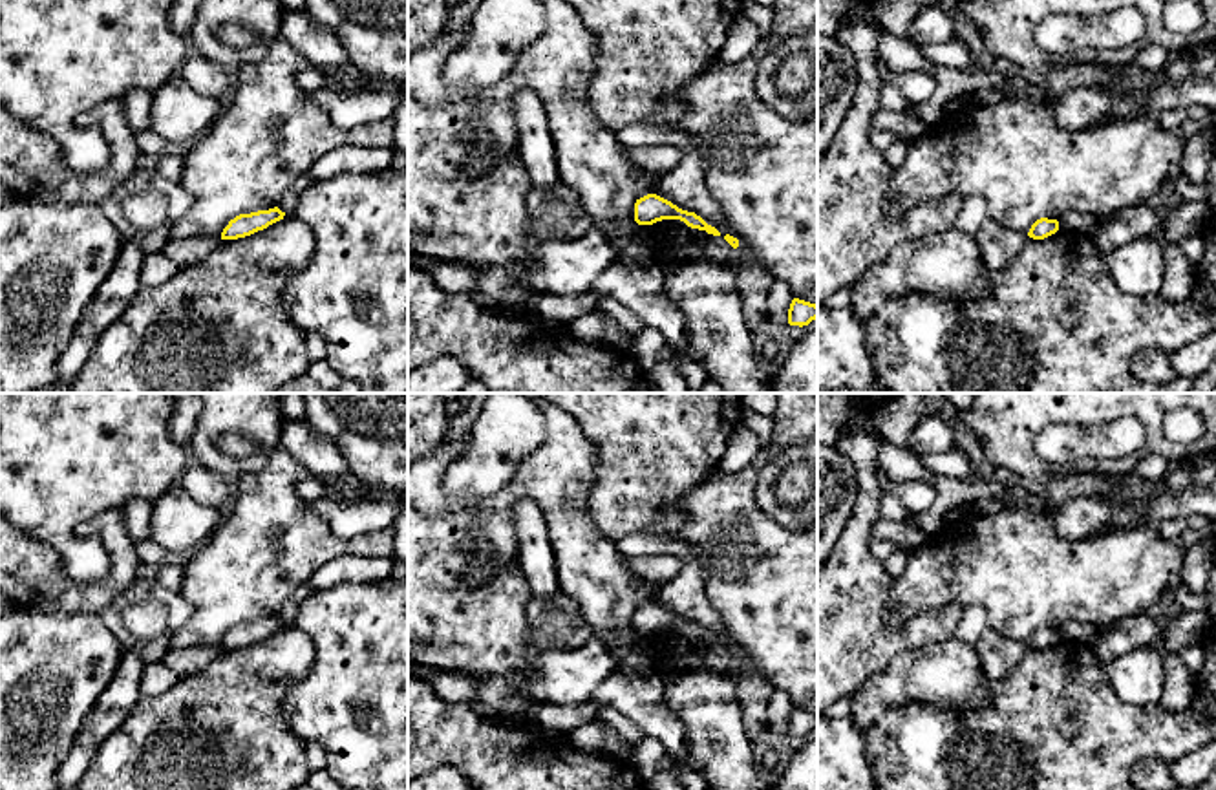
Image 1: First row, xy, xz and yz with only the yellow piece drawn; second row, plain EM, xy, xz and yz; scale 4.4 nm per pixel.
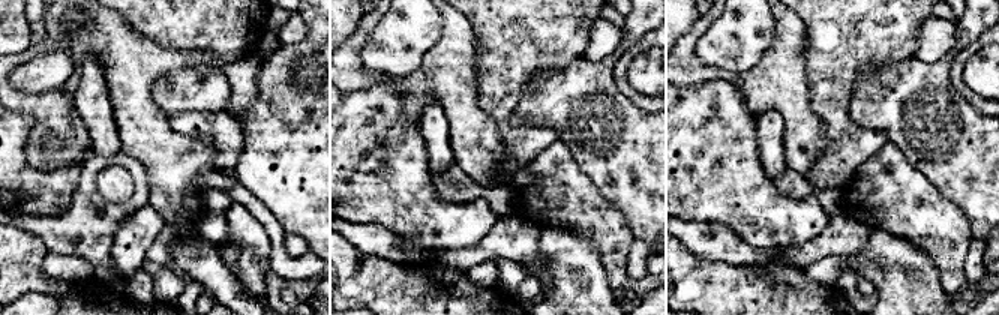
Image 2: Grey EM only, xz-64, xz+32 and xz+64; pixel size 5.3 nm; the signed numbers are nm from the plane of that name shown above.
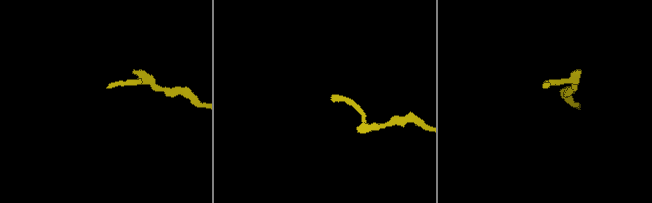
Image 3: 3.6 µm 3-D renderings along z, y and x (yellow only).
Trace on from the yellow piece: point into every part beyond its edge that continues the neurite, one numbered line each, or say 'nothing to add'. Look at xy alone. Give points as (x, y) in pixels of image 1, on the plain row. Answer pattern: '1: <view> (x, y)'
nothing to add

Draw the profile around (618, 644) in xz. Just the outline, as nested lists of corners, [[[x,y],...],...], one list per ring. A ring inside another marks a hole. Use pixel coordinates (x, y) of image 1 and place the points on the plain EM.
[[[620,631],[603,640],[603,646],[613,658],[620,660],[633,649],[640,636],[636,631]]]

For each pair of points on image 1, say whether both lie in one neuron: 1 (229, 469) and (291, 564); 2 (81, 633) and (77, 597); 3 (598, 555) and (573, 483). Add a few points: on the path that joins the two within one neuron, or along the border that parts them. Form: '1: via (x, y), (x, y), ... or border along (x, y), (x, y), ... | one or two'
1: border along (271, 454), (260, 469), (245, 472), (231, 483) | two
2: border along (37, 609), (90, 615) | two
3: via (580, 536), (573, 529), (573, 501) | one

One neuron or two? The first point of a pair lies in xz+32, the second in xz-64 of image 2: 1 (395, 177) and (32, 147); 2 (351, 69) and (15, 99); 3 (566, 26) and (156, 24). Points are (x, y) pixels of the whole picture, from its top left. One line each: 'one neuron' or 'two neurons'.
1: two neurons
2: one neuron
3: one neuron

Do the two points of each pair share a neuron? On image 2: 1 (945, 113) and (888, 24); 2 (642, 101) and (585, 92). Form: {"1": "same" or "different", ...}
{"1": "different", "2": "different"}

